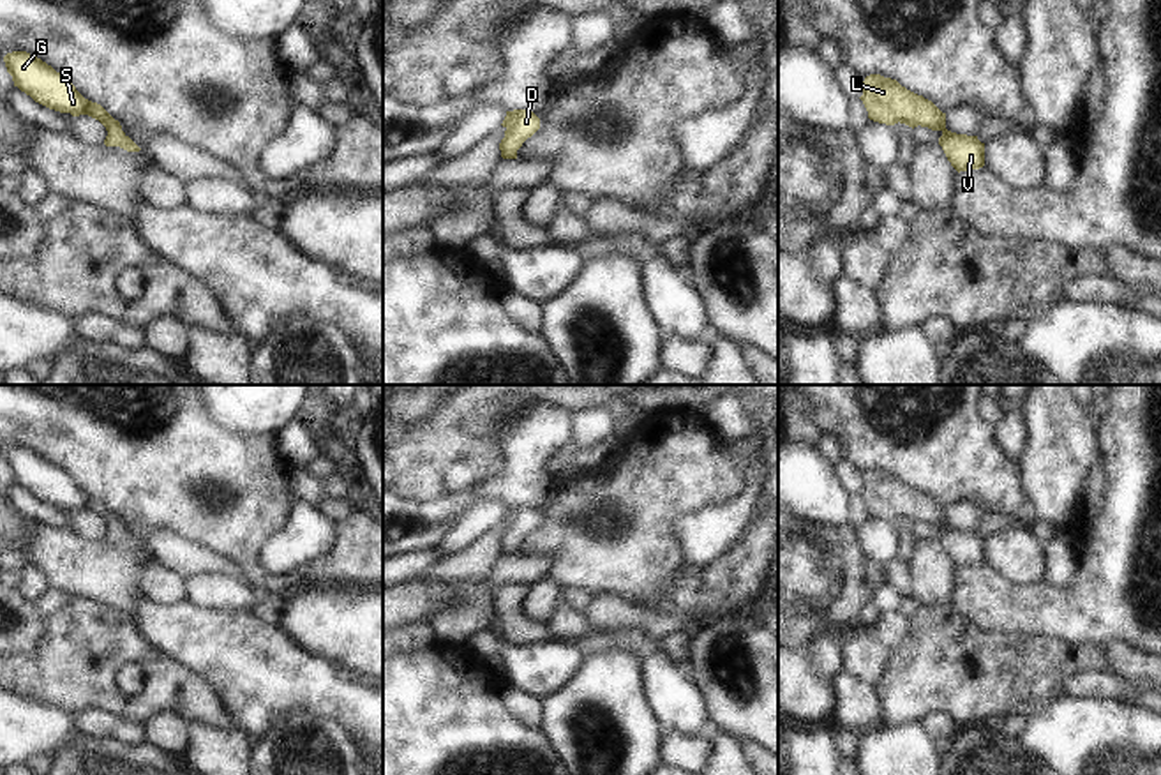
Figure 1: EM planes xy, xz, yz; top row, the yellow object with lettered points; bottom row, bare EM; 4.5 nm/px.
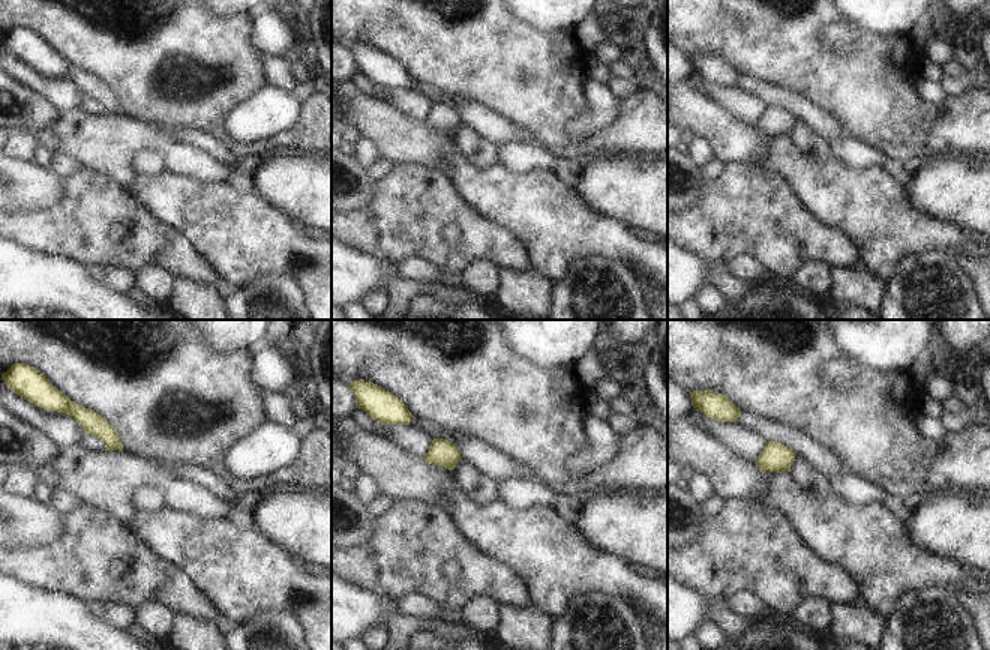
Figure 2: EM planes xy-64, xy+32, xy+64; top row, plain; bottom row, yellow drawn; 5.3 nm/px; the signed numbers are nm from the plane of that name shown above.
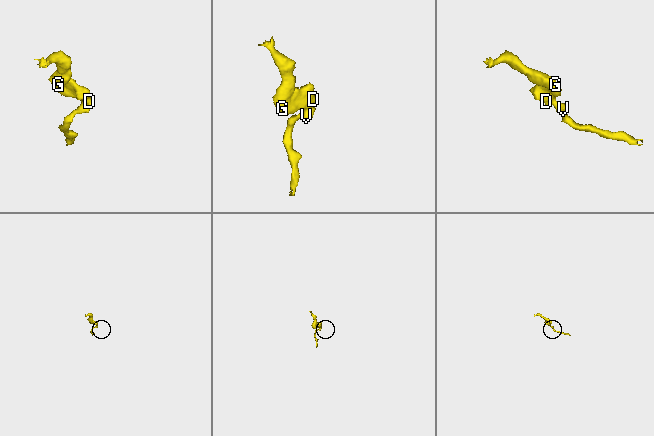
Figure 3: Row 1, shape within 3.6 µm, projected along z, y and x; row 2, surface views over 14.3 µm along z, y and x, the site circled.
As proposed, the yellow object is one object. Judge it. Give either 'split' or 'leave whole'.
leave whole

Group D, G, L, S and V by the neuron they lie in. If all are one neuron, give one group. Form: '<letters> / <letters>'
D G L S V

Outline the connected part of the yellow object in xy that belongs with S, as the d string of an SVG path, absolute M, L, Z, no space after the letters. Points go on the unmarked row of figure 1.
M12 447L4 452L7 468L12 471L14 482L30 491L35 498L72 512L88 510L99 515L108 531L106 542L120 542L127 547L141 544L122 526L101 500L85 494L76 482L51 461L26 447Z

